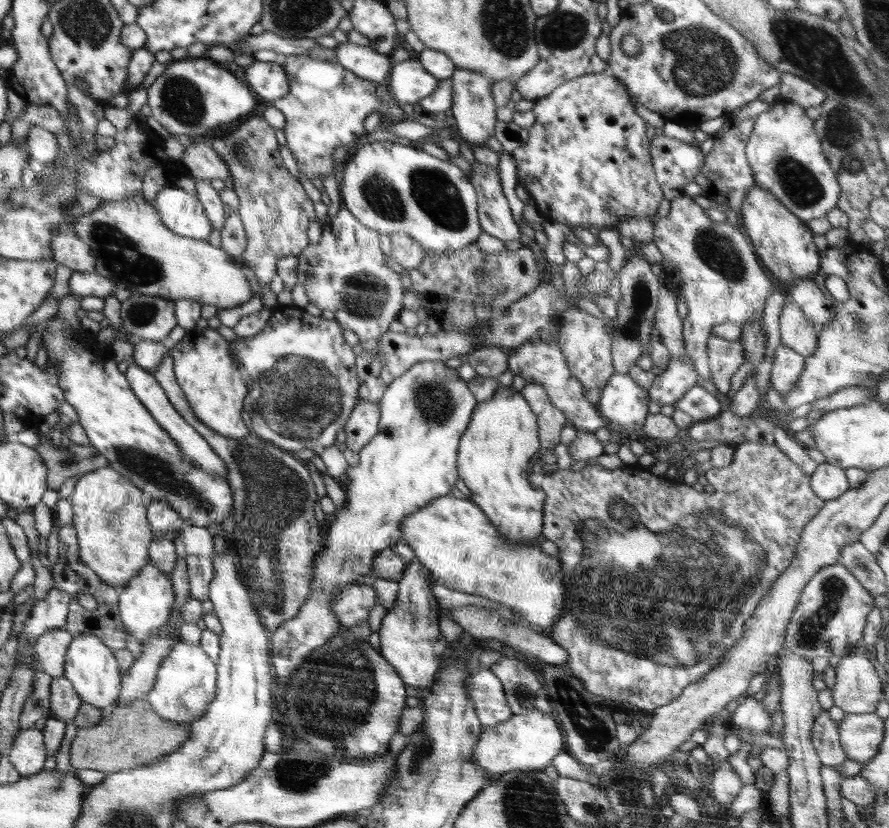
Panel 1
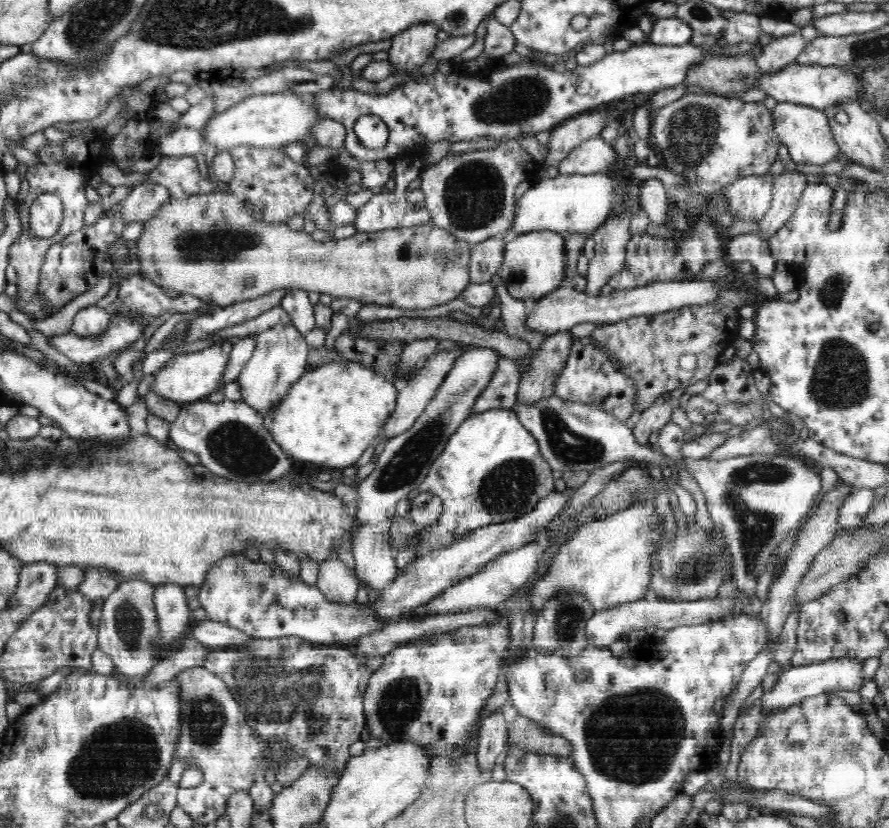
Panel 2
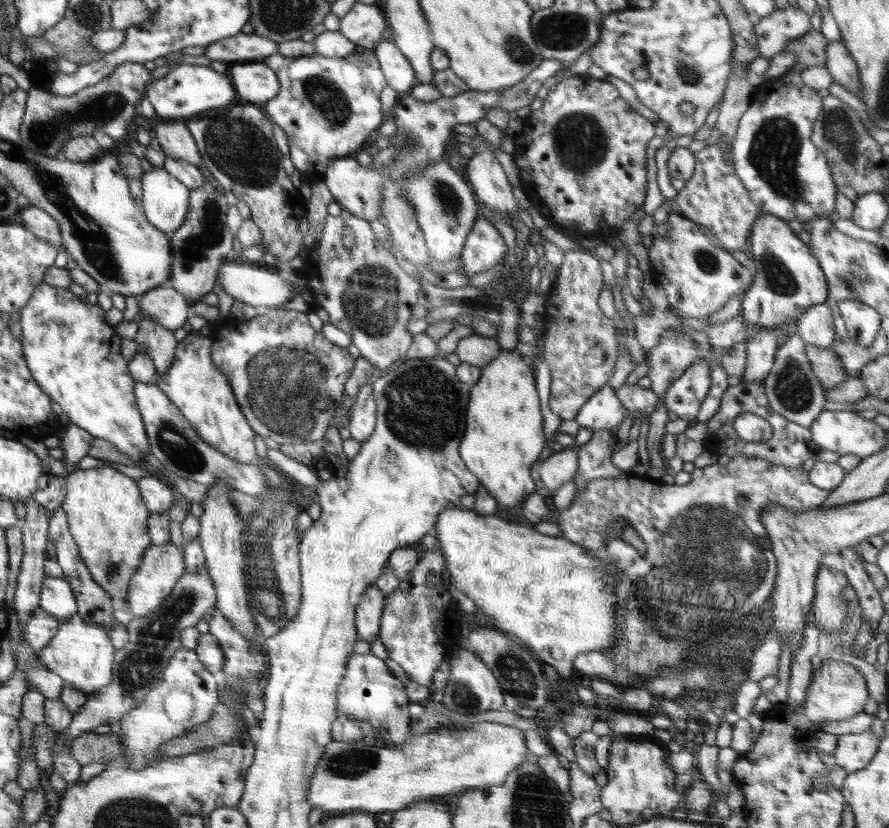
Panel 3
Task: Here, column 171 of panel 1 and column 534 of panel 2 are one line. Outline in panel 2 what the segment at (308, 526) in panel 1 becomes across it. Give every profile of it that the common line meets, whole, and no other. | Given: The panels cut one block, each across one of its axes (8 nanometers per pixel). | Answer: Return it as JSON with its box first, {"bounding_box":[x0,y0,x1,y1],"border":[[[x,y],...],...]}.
{"bounding_box":[516,330,572,403],"border":[[[570,330],[549,335],[520,379],[516,401],[535,403],[552,395],[552,386],[570,357],[572,342]]]}

